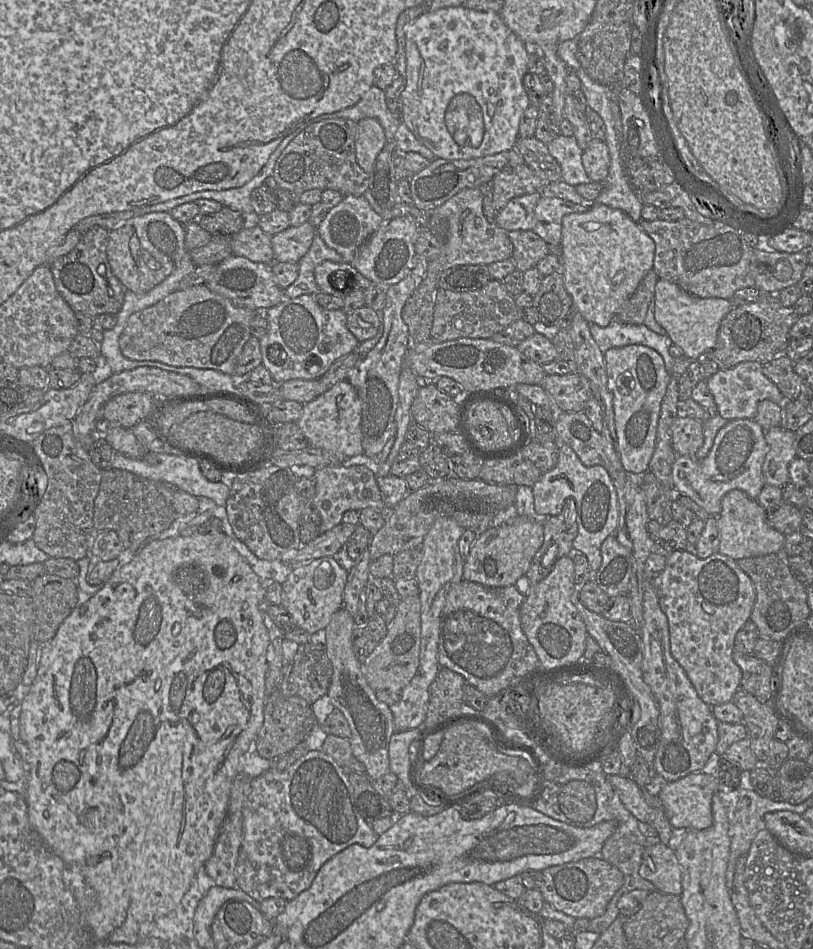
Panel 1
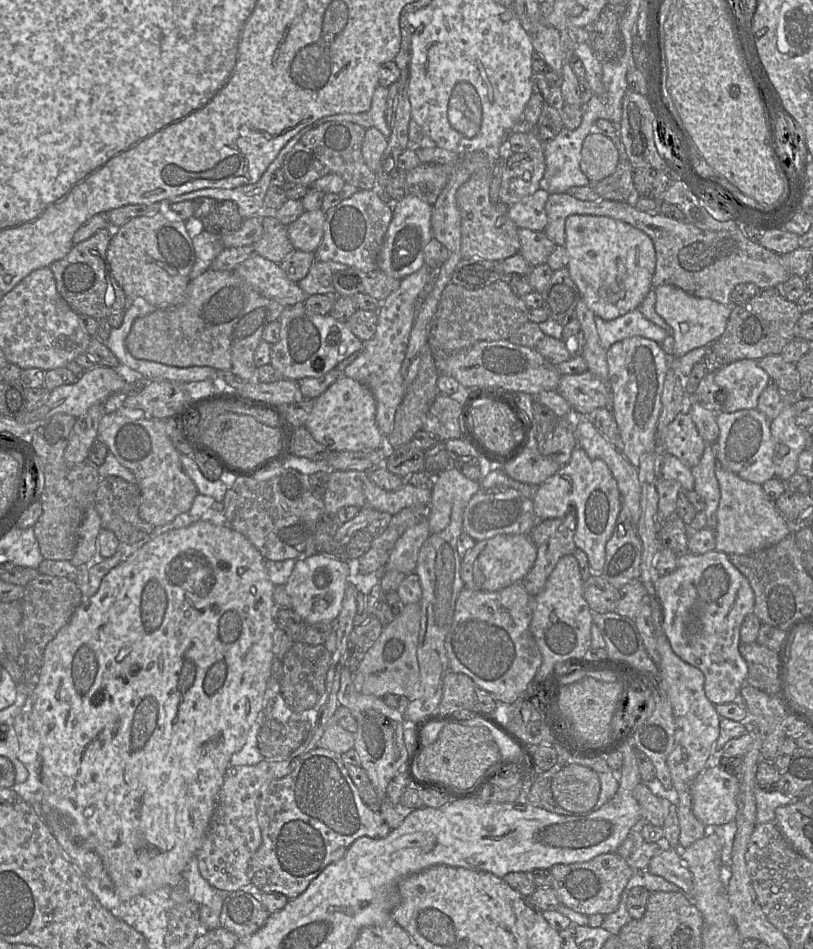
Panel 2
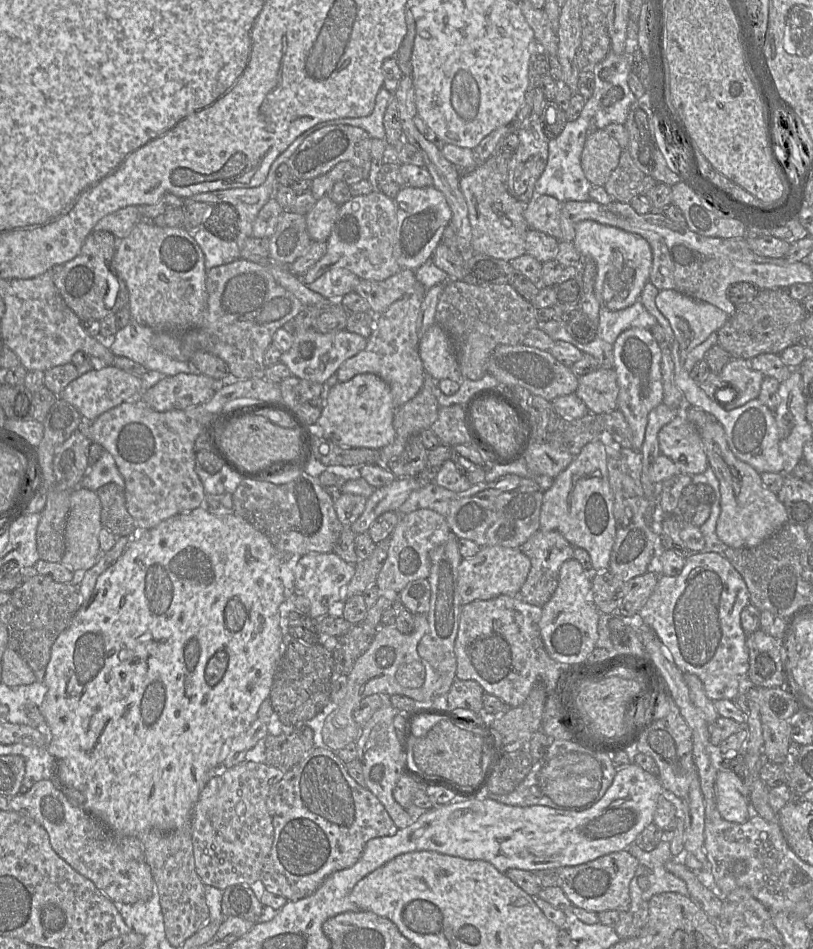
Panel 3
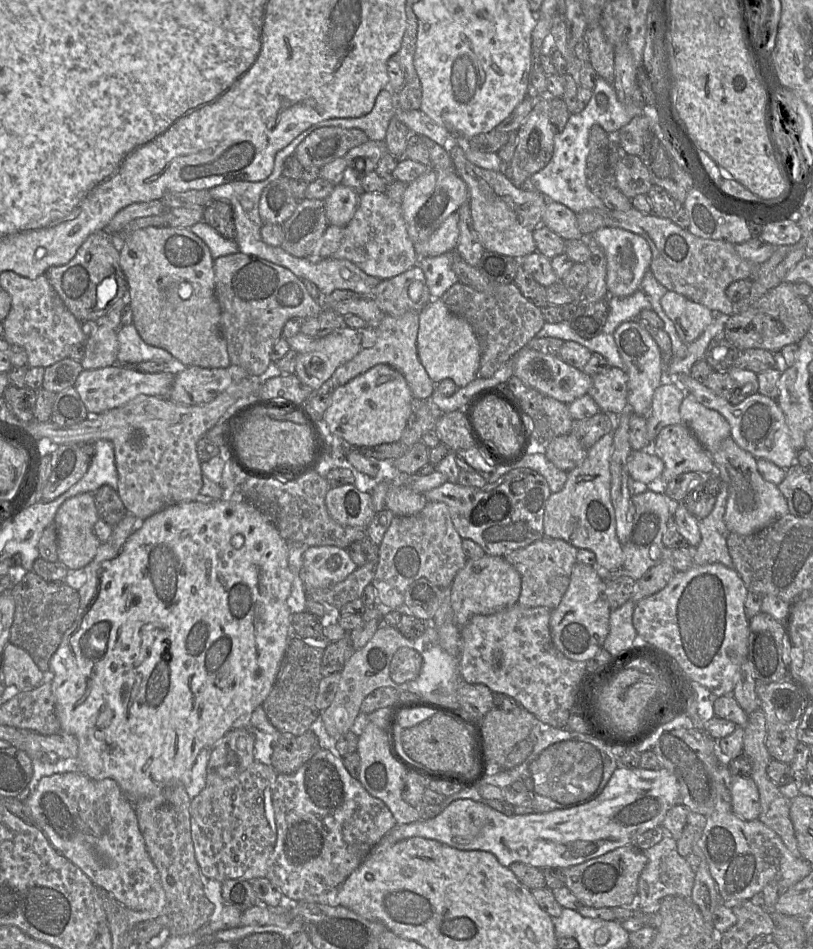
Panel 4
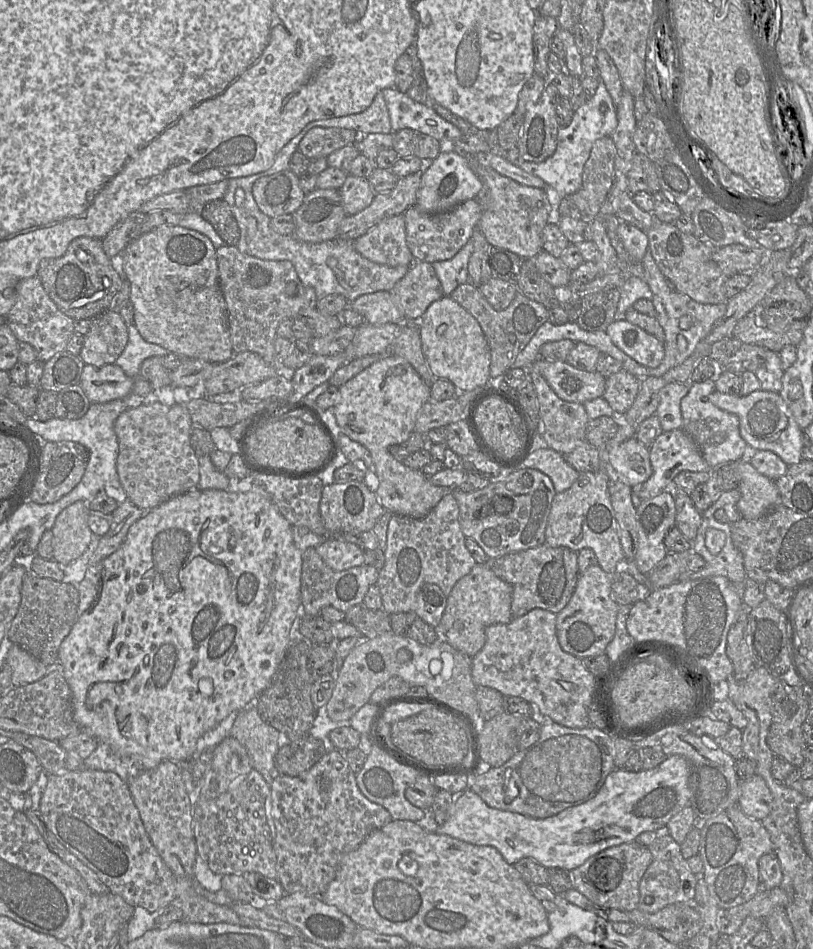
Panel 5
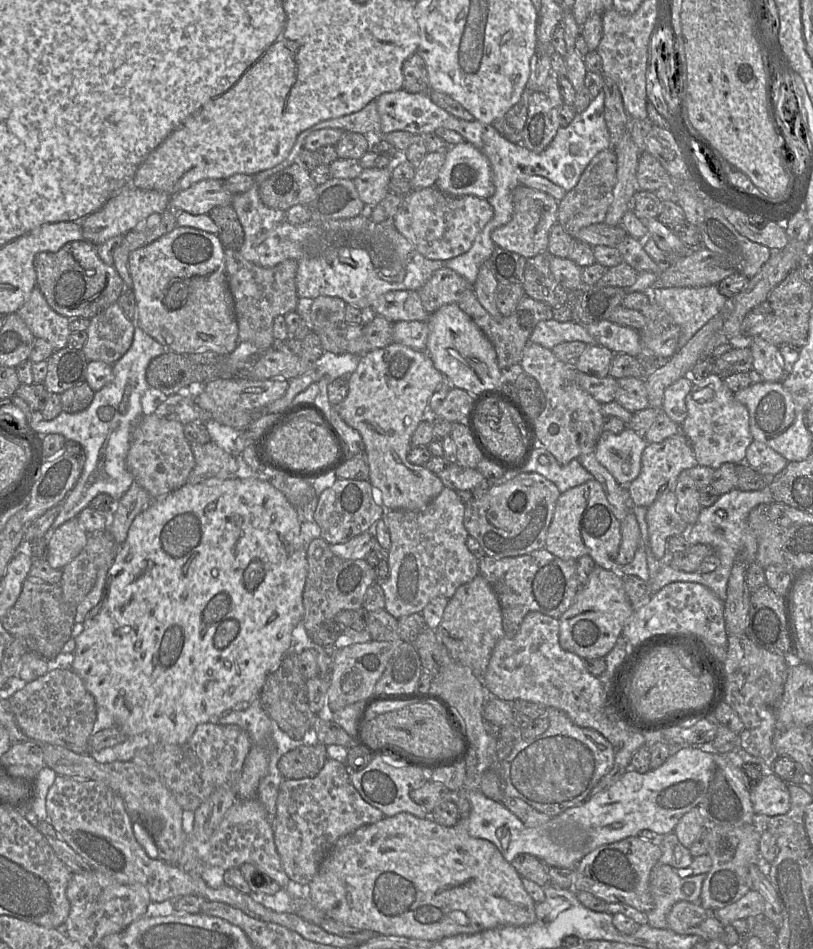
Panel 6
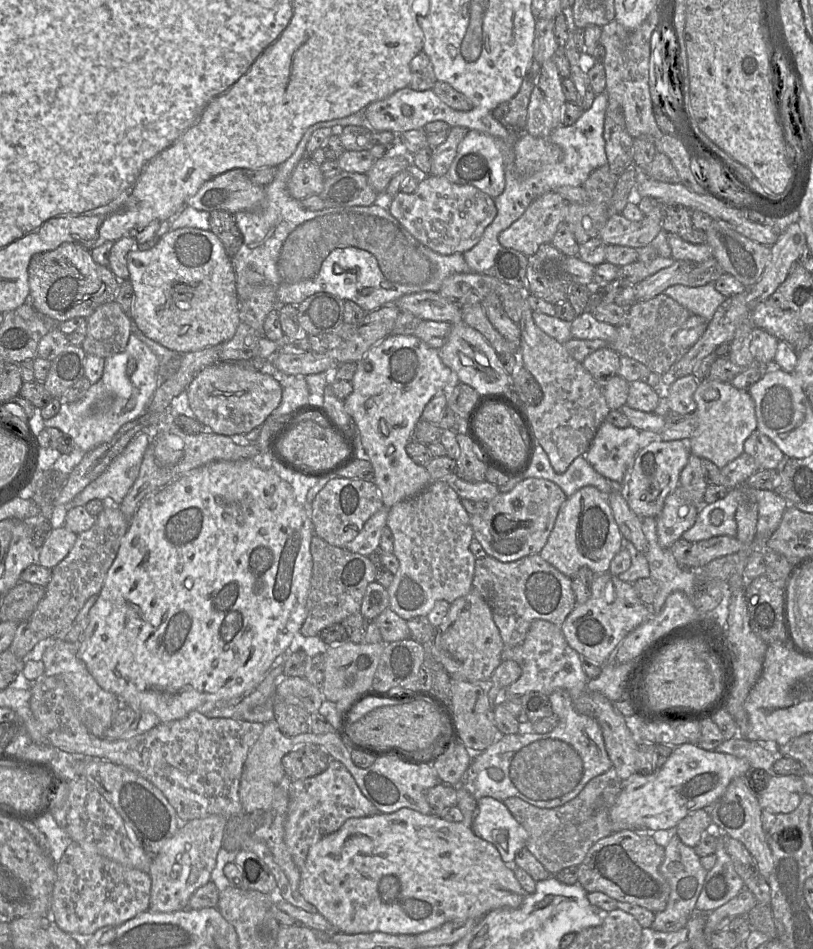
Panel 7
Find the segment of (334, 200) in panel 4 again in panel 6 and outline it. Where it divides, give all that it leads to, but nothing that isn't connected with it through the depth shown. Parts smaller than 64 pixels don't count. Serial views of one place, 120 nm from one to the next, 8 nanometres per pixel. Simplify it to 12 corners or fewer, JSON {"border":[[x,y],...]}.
{"border":[[365,169],[353,179],[360,200],[376,206],[389,193],[391,169]]}

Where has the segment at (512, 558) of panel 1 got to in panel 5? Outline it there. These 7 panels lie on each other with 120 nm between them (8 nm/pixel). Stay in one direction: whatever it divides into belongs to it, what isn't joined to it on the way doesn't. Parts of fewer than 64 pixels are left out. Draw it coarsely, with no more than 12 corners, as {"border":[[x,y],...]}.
{"border":[[476,564],[447,596],[438,638],[474,657],[512,620],[513,587]]}

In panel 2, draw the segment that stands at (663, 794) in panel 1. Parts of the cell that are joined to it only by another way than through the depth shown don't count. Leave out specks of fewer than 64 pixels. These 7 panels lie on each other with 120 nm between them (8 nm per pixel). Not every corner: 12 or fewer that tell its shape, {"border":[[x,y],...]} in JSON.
{"border":[[705,768],[691,785],[705,826],[735,820],[738,778]]}

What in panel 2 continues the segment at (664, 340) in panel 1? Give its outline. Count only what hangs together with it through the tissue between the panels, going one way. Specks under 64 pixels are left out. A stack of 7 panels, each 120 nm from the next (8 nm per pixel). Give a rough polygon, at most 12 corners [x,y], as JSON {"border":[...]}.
{"border":[[639,308],[609,321],[596,316],[605,351],[640,336],[661,344],[668,335]]}

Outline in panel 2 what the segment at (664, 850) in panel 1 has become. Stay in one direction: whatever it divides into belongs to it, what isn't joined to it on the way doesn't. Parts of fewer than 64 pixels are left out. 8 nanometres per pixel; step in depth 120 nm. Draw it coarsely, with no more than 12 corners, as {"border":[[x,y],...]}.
{"border":[[677,849],[650,860],[650,873],[678,886],[689,898],[693,875]]}

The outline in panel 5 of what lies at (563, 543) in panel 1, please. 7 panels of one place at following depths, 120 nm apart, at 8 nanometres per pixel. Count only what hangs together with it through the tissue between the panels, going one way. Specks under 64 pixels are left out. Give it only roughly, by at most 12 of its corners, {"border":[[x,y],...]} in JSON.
{"border":[[543,545],[488,559],[513,587],[512,619],[559,613],[578,552]]}

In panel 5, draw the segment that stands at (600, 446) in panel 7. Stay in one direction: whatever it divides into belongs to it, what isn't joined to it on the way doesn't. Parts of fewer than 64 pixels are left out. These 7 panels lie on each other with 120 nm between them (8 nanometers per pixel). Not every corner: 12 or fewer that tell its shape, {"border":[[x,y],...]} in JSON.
{"border":[[632,437],[607,452],[633,487],[652,475],[649,448]]}

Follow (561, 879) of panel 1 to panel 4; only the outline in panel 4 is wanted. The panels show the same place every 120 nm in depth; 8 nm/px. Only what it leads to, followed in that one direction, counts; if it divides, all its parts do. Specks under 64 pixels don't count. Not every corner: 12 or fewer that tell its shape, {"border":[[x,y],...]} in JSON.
{"border":[[635,845],[562,869],[594,908],[633,906],[648,862]]}

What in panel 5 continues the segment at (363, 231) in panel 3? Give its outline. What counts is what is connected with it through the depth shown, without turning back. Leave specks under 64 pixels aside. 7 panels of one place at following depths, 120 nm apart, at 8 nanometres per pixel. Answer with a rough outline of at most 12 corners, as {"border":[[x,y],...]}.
{"border":[[404,215],[353,241],[376,264],[411,266]]}

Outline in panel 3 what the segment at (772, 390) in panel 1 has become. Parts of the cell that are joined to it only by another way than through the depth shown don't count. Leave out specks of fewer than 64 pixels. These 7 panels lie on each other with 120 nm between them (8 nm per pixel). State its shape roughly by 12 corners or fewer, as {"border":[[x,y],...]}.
{"border":[[732,358],[719,373],[737,392],[739,408],[759,397],[764,375]]}

